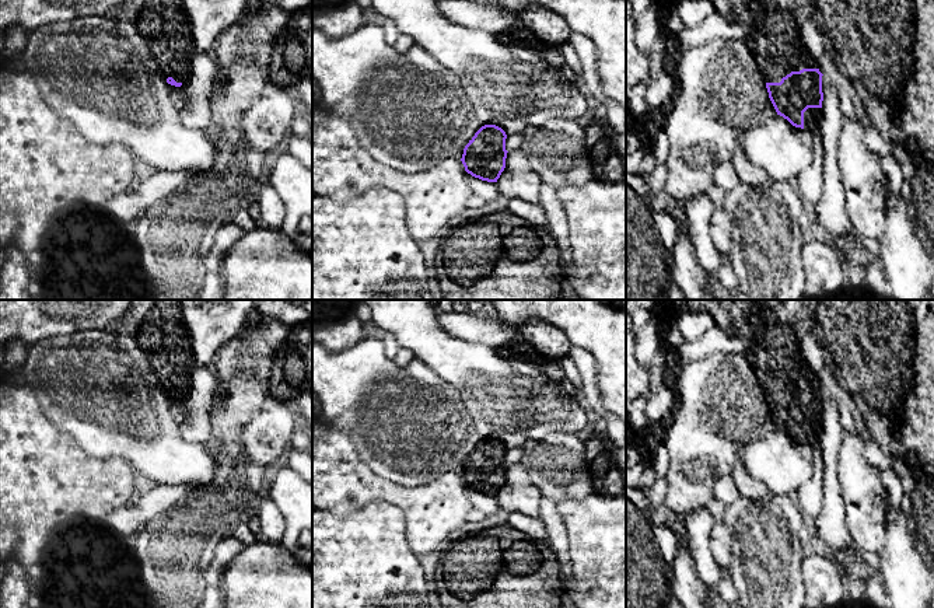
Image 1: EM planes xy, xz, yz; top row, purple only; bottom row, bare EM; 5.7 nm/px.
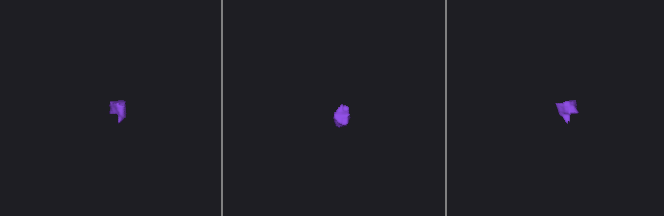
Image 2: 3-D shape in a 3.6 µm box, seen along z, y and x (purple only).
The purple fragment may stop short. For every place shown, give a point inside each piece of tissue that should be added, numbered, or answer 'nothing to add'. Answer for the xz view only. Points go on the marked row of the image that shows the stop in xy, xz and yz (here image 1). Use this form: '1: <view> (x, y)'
nothing to add

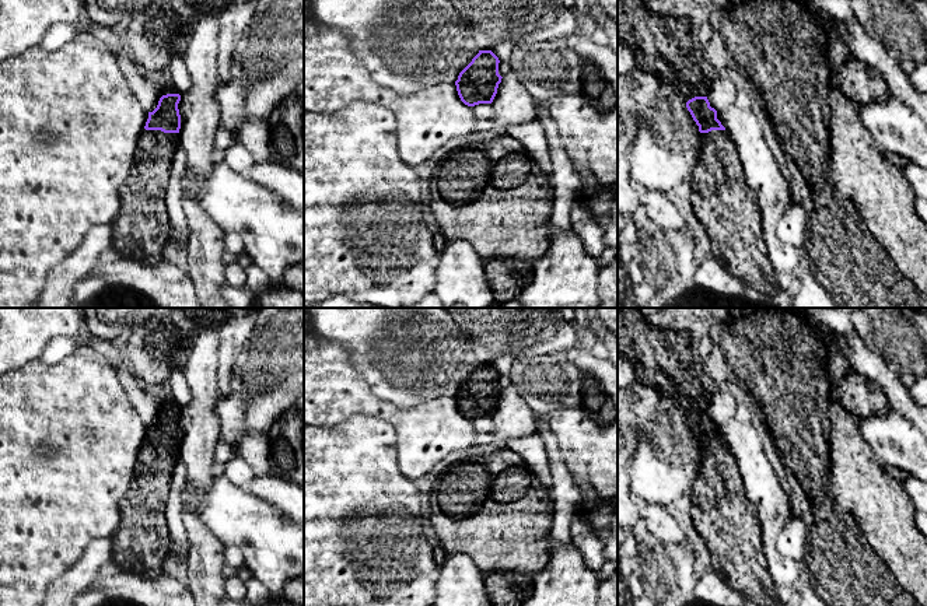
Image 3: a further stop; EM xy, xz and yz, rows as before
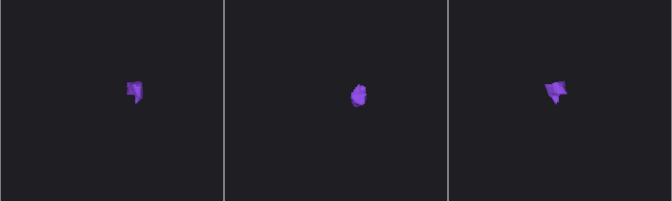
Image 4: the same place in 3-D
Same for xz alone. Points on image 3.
nothing to add

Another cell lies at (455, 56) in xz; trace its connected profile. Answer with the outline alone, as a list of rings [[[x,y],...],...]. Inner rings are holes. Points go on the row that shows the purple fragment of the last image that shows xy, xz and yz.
[[[308,0],[314,18],[347,34],[354,55],[374,83],[413,94],[437,83],[455,83],[479,53],[472,29],[449,0]]]

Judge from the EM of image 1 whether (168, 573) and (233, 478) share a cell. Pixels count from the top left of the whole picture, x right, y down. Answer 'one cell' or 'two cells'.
one cell

